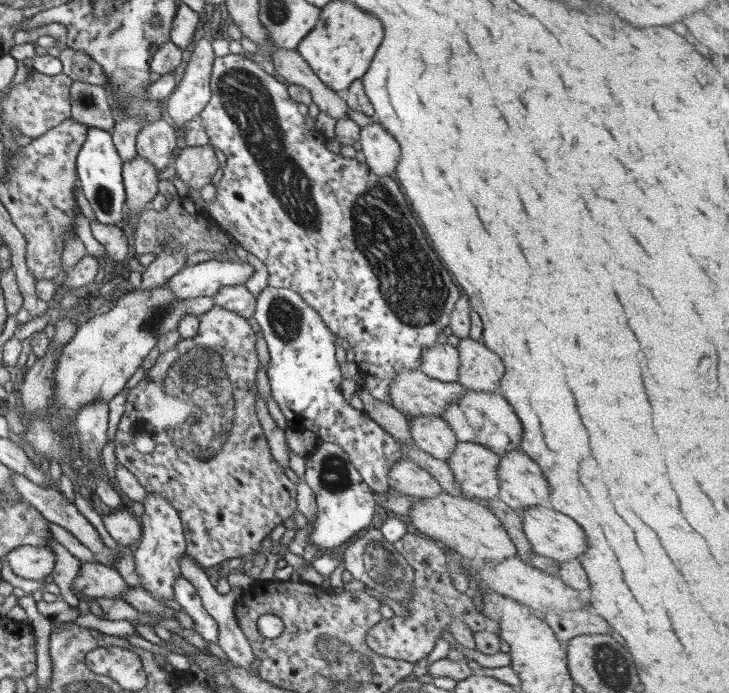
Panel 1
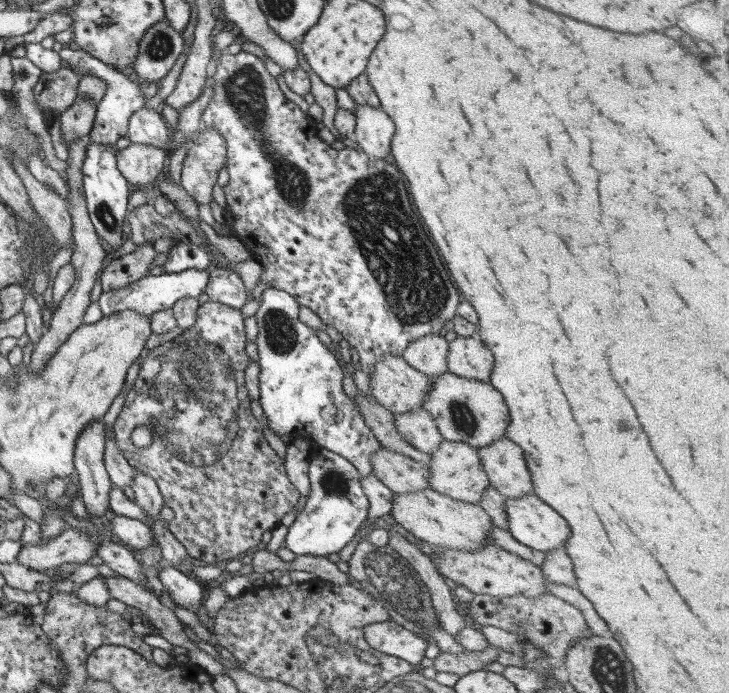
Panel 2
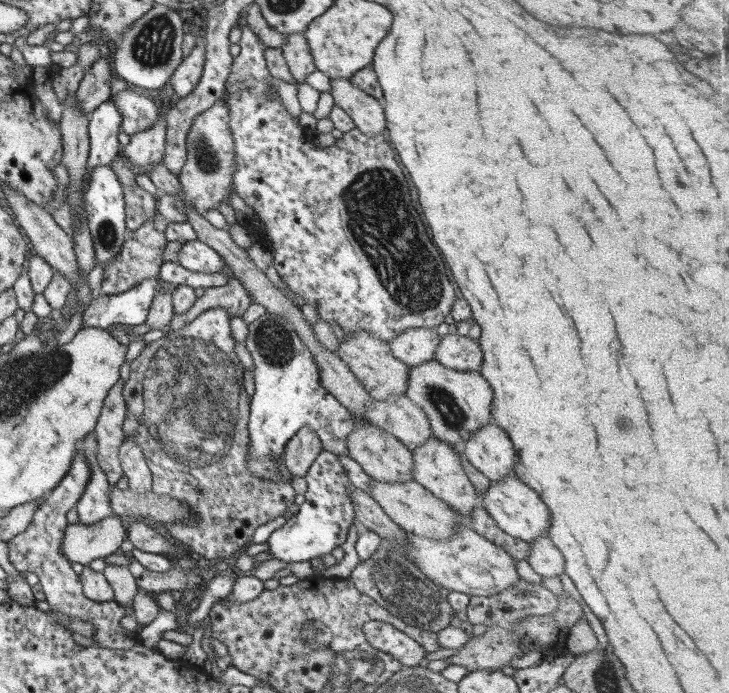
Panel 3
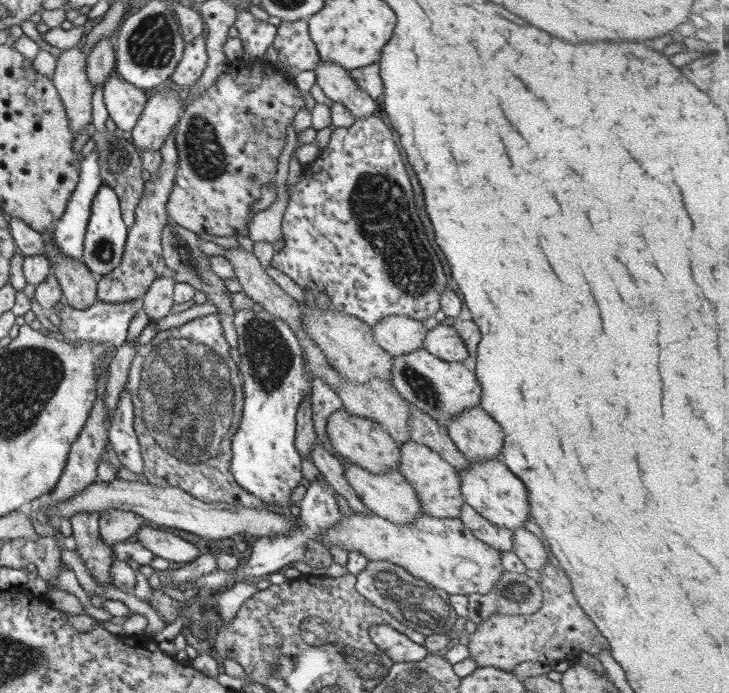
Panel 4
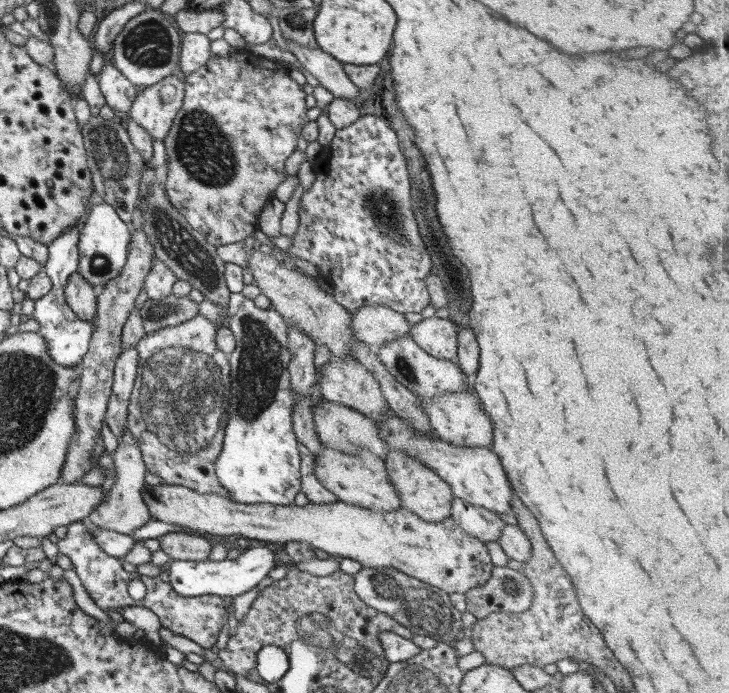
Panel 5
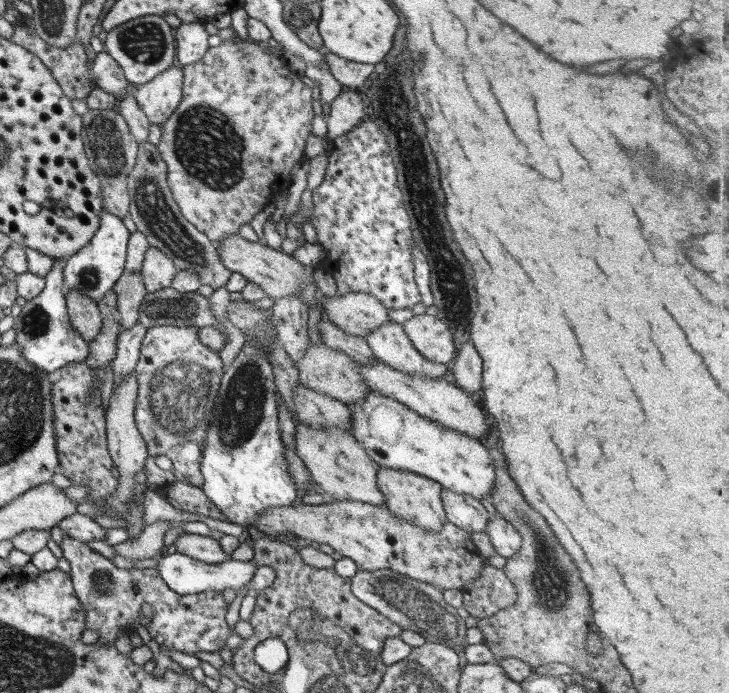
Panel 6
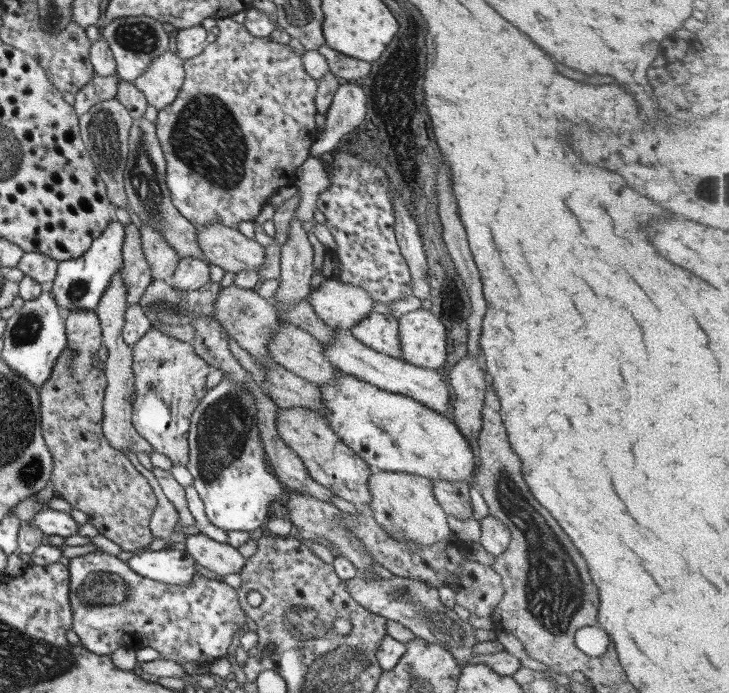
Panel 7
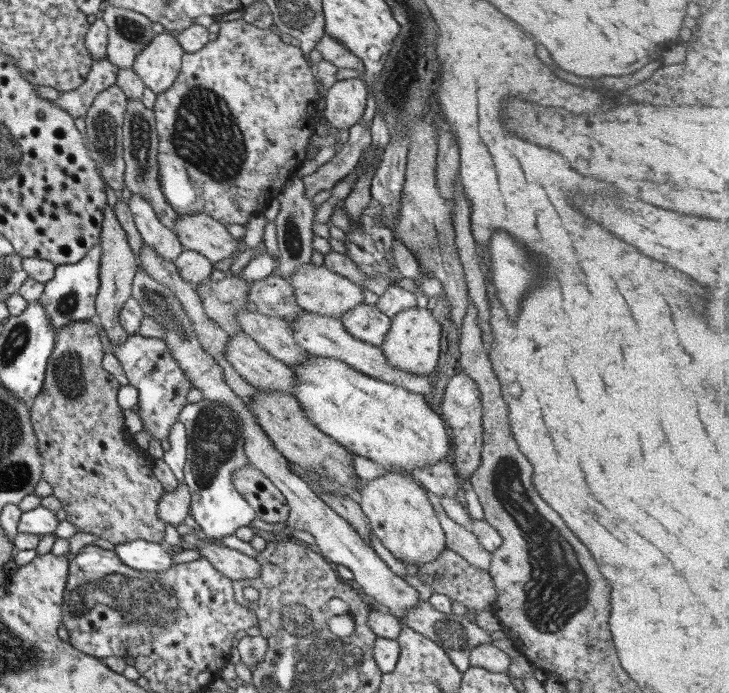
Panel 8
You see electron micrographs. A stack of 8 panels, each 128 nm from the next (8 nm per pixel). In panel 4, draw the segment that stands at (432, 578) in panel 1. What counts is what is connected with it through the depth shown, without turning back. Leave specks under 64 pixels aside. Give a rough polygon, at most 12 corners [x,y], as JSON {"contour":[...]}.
{"contour":[[389,625],[368,628],[369,638],[393,663],[415,663],[423,645]]}

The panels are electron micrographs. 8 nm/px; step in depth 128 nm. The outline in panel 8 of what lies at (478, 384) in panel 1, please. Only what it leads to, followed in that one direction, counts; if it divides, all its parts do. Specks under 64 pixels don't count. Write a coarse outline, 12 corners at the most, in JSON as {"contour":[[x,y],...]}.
{"contour":[[426,308],[397,312],[378,346],[387,364],[431,375],[440,324]]}

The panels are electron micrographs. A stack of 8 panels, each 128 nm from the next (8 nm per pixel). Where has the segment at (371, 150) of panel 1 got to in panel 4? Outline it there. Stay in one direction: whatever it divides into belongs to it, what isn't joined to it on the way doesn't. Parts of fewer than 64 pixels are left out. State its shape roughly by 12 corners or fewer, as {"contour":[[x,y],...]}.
{"contour":[[318,62],[315,83],[356,119],[375,115],[376,103],[333,62]]}

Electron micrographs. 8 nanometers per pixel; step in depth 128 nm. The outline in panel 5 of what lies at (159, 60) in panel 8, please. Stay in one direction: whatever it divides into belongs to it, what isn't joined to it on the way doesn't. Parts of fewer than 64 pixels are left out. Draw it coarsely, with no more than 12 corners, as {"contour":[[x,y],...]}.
{"contour":[[176,73],[140,88],[128,117],[163,140],[182,106]]}

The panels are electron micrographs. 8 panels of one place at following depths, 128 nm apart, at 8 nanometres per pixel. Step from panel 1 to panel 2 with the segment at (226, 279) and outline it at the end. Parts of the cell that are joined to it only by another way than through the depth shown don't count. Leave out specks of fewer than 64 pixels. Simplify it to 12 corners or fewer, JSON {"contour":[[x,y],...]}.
{"contour":[[209,269],[145,275],[98,298],[101,317],[149,317],[204,292]]}

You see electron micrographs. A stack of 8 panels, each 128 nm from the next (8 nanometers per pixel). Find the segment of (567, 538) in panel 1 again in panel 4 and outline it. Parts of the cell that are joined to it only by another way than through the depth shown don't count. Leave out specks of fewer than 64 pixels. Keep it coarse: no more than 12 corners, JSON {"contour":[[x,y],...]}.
{"contour":[[498,457],[457,469],[464,502],[511,532],[531,514]]}

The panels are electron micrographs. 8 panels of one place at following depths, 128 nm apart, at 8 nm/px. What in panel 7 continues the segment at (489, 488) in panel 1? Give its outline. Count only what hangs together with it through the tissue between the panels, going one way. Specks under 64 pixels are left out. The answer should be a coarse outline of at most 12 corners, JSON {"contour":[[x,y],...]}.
{"contour":[[373,471],[366,510],[419,549],[451,537],[430,479]]}

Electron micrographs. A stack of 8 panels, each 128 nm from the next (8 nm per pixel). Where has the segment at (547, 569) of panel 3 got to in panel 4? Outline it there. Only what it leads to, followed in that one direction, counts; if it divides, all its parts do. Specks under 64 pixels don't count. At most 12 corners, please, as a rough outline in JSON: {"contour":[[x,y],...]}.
{"contour":[[524,528],[512,531],[510,551],[539,570],[548,563],[541,542]]}

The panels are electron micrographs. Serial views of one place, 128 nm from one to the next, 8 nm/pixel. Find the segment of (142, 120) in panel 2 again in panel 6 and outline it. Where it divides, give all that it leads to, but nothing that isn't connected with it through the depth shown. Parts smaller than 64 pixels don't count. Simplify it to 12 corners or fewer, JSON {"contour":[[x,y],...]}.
{"contour":[[104,51],[95,54],[95,86],[117,102],[131,89],[121,68]]}

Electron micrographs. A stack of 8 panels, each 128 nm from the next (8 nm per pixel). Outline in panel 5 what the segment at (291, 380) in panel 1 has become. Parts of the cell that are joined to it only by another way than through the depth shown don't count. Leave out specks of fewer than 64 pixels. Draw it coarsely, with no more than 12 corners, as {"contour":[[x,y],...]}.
{"contour":[[230,292],[213,472],[231,502],[299,490],[286,324]]}

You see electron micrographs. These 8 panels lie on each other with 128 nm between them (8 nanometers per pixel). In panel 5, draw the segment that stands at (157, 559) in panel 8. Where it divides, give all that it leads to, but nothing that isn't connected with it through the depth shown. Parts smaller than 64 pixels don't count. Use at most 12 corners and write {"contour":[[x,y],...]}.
{"contour":[[266,544],[236,560],[173,560],[166,571],[178,596],[246,594],[281,555]]}

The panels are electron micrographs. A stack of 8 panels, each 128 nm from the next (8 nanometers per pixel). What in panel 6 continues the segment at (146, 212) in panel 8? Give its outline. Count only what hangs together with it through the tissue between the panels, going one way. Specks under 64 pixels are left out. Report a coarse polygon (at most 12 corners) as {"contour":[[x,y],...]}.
{"contour":[[145,249],[140,273],[145,292],[169,288],[175,265],[159,249]]}

